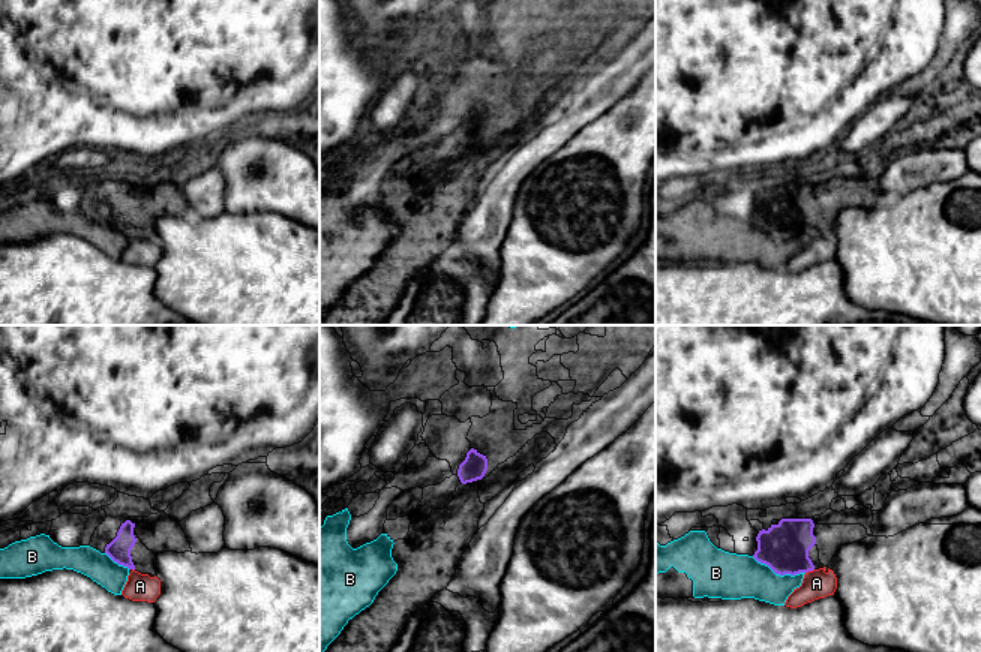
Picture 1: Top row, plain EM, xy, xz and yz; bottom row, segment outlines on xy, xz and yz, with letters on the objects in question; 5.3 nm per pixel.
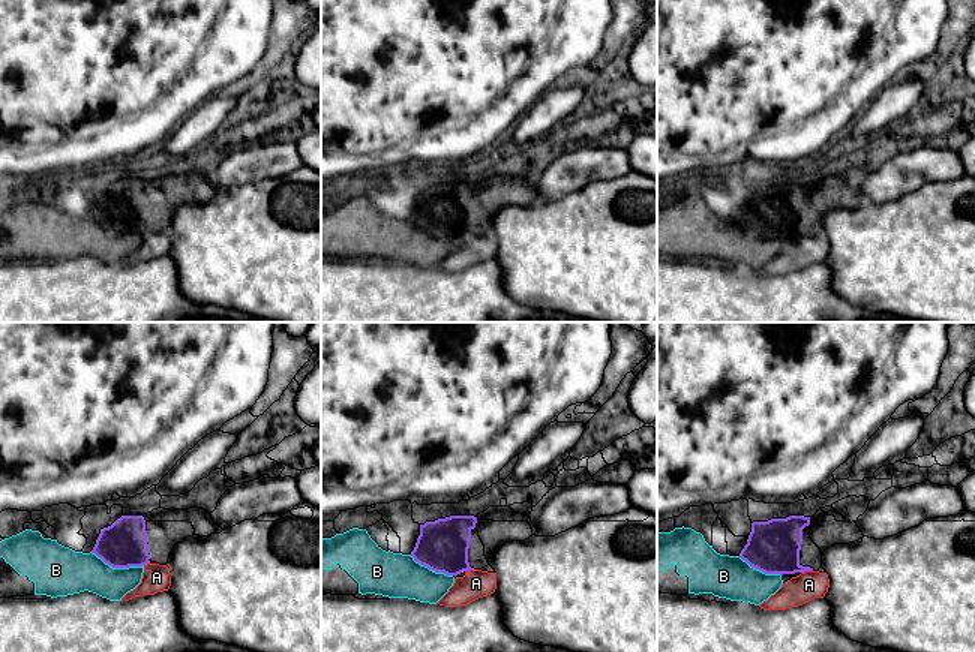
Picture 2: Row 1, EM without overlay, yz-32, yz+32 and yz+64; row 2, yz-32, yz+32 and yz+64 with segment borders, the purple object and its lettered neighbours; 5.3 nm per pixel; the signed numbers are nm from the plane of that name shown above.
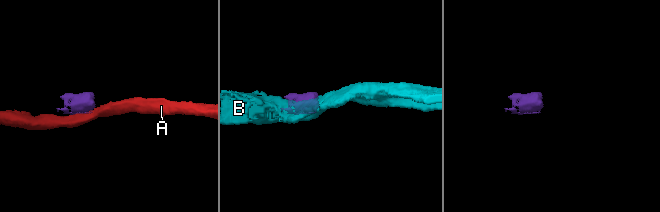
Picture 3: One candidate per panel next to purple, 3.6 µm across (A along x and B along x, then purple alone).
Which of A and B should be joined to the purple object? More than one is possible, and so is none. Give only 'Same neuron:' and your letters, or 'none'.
Same neuron: none

